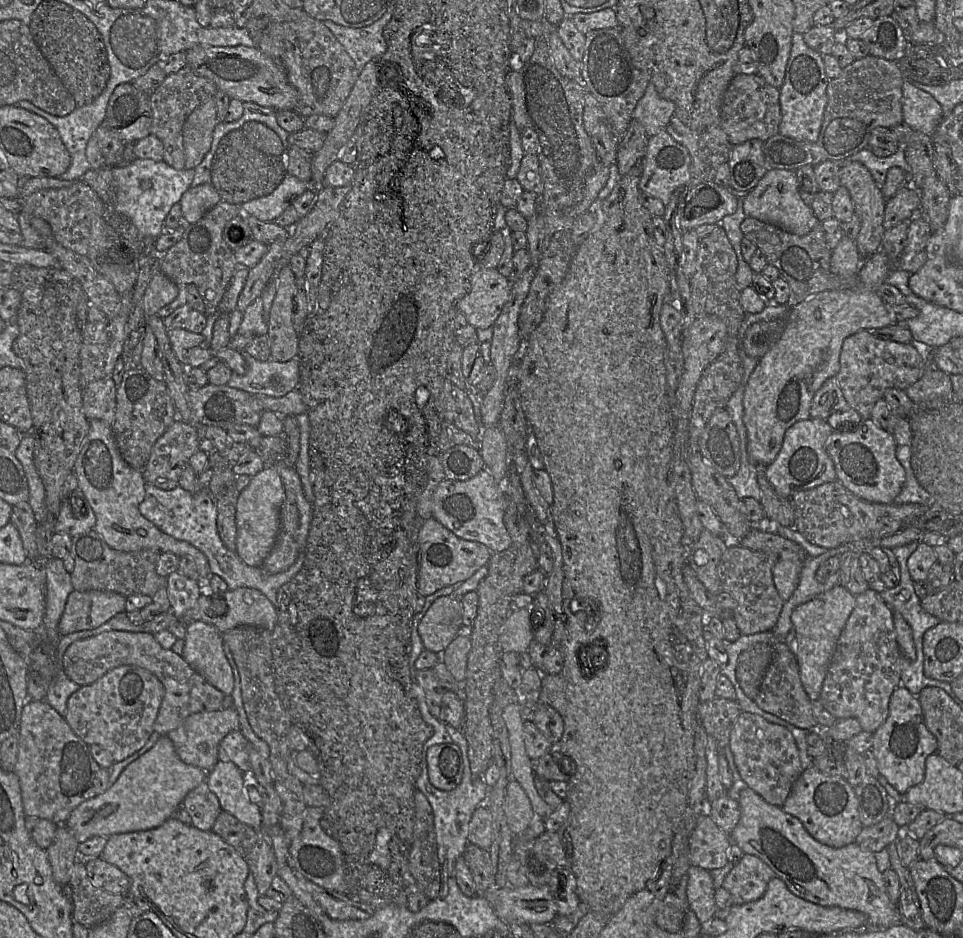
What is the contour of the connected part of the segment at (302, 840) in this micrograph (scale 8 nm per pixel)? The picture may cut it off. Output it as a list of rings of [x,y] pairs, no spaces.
[[[307,807],[300,834],[291,842],[290,856],[296,870],[309,882],[326,890],[347,894],[346,864],[339,843],[328,836],[320,825],[324,807]]]

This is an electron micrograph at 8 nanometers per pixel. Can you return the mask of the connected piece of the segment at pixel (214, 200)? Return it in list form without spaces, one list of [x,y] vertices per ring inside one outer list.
[[[211,183],[191,187],[179,202],[183,212],[184,223],[199,221],[207,211],[222,200],[221,196]]]

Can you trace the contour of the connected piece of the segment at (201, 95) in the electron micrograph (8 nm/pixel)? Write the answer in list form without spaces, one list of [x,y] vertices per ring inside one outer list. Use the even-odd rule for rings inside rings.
[[[185,66],[175,73],[166,75],[163,82],[151,94],[151,133],[157,136],[164,147],[163,160],[175,169],[185,168],[183,126],[188,116],[202,103],[212,99],[217,87],[208,78]]]

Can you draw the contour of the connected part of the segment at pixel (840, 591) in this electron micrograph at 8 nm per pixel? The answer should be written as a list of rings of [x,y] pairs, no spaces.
[[[837,584],[813,599],[799,605],[791,615],[792,630],[787,644],[795,639],[795,656],[800,679],[811,701],[819,699],[838,639],[856,605],[856,597],[842,584]]]

